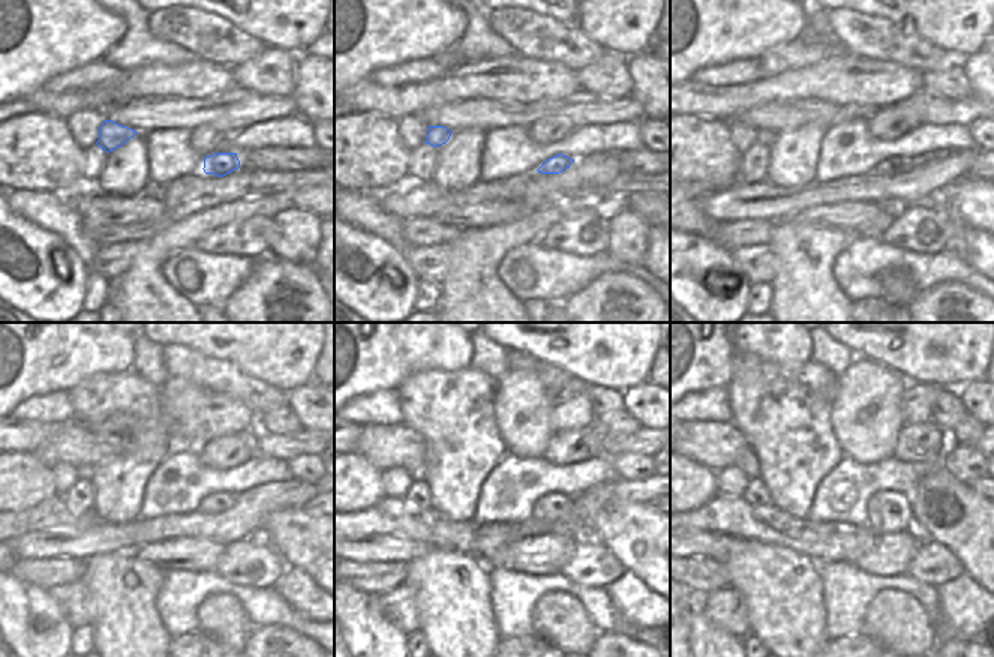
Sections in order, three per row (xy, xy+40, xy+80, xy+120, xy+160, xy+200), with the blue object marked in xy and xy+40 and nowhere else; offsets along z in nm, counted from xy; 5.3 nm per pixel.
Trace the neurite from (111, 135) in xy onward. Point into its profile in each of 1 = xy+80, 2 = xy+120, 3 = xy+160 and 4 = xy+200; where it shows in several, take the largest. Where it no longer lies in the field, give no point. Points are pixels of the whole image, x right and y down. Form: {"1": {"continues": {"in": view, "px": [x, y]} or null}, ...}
{"1": {"continues": {"in": "xy+80", "px": [766, 137]}}, "2": {"continues": {"in": "xy+120", "px": [83, 473]}}, "3": {"continues": {"in": "xy+160", "px": [419, 473]}}, "4": {"continues": {"in": "xy+200", "px": [747, 462]}}}

